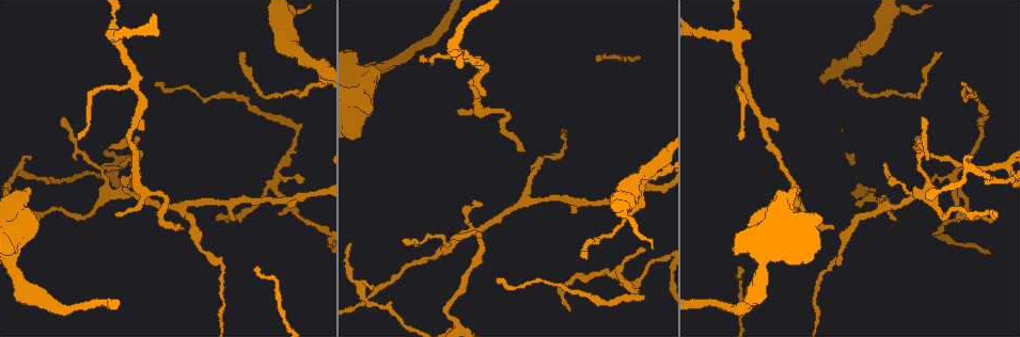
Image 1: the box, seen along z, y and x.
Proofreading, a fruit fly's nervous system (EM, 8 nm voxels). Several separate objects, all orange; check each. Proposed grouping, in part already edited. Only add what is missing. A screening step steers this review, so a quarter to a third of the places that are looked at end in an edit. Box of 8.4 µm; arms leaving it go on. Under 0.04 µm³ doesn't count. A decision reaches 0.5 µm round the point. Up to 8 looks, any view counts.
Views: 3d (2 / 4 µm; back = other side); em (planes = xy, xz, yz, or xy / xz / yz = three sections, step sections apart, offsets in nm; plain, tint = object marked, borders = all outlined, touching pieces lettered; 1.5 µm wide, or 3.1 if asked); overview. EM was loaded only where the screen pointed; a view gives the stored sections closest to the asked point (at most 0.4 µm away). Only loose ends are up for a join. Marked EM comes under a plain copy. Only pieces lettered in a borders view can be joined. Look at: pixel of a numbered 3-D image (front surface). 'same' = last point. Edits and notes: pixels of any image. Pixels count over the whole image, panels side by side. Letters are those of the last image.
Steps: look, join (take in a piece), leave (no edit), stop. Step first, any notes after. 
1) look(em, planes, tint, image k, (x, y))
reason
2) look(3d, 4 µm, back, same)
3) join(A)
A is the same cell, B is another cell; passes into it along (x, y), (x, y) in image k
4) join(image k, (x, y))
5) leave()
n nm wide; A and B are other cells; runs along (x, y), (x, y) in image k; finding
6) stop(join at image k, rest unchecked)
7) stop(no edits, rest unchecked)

look(em, planes, borders, image 1, (154, 85))
long arm stops here

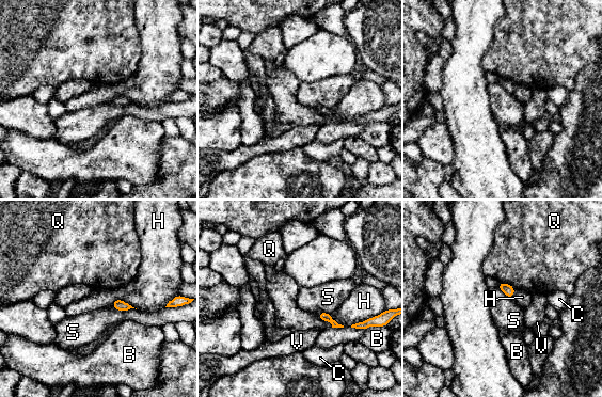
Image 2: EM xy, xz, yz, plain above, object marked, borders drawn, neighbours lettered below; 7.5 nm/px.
leave()
B, C, H, Q, S and V are other cells; no lettered piece goes on from it

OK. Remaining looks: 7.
look(3d, 2 µm, image 1, (884, 167))
branch stops here

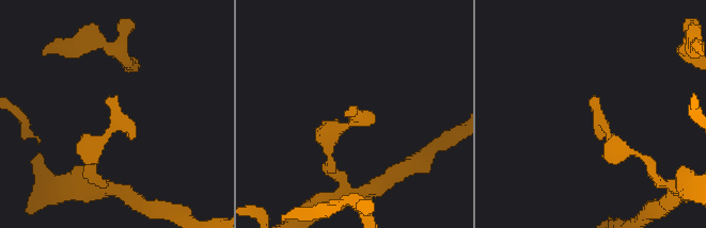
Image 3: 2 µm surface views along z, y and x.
look(em, xz, step 8, borders, image 3, (105, 102))

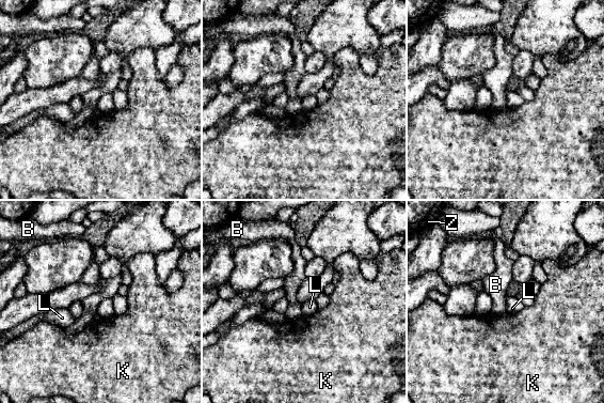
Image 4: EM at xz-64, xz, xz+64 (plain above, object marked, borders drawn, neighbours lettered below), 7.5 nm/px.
look(em, planes, borders, same)
cut it another way

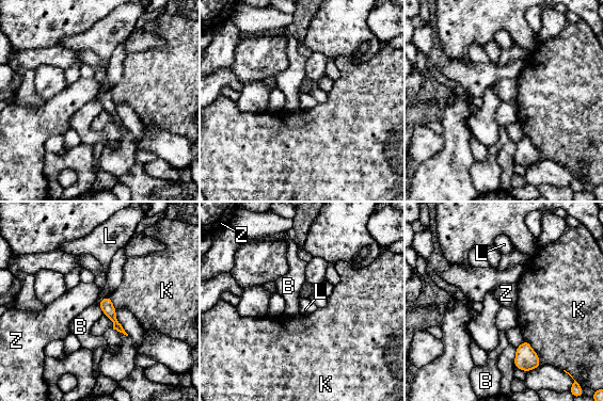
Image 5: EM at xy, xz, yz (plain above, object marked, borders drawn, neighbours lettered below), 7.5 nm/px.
leave()
B, K, L and Z are other cells; border along (98, 305), (104, 314) in image 5; no lettered piece goes on from it

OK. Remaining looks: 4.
look(em, planes, borders, image 1, (406, 238))
an open end

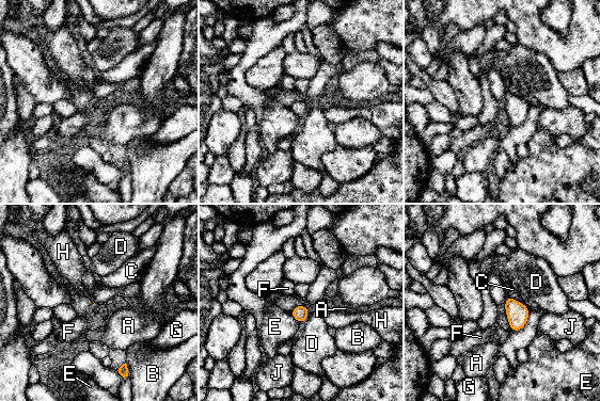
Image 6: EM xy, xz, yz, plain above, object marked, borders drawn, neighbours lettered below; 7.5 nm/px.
leave()
A, B, C, D, E, F, G, H and J are other cells; border along (508, 295), (503, 303) in image 6; no lettered piece goes on from it

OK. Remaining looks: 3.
stop(no edits, rest unchecked)

